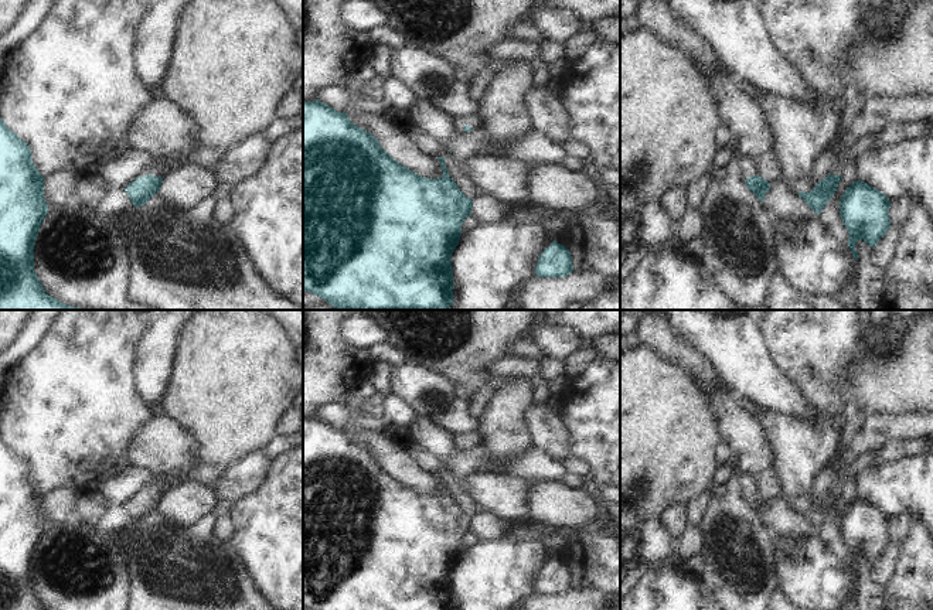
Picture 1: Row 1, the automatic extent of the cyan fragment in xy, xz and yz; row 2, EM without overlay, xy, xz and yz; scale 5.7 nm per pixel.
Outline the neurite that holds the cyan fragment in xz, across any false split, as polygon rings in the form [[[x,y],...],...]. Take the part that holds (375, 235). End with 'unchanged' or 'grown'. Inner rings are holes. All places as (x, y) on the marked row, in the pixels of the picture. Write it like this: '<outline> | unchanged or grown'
[[[319,99],[303,100],[303,292],[310,292],[337,310],[447,310],[453,299],[452,253],[462,236],[462,224],[471,215],[473,201],[450,178],[445,157],[437,157],[443,174],[440,178],[426,178],[394,160],[379,142],[367,130],[355,126],[347,113],[337,112]]] | unchanged

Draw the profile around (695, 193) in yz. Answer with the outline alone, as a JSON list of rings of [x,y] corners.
[[[704,175],[688,185],[687,204],[691,209],[698,209],[699,204],[704,201],[706,195],[708,187],[709,187],[708,175]]]

